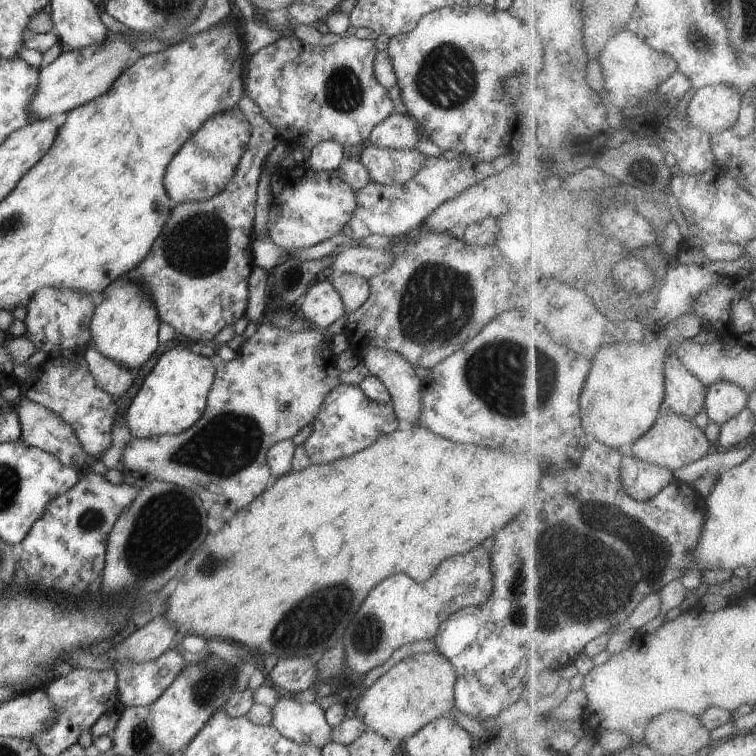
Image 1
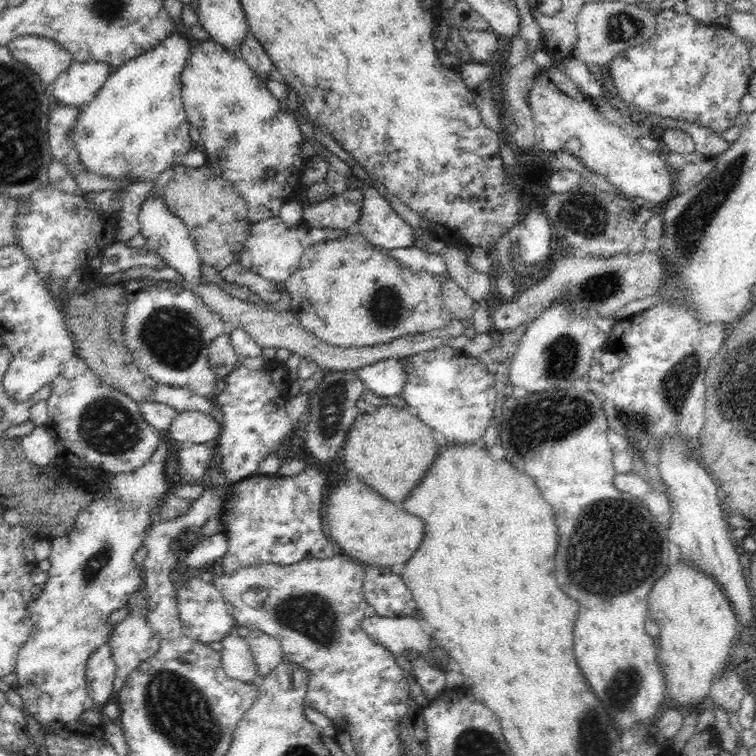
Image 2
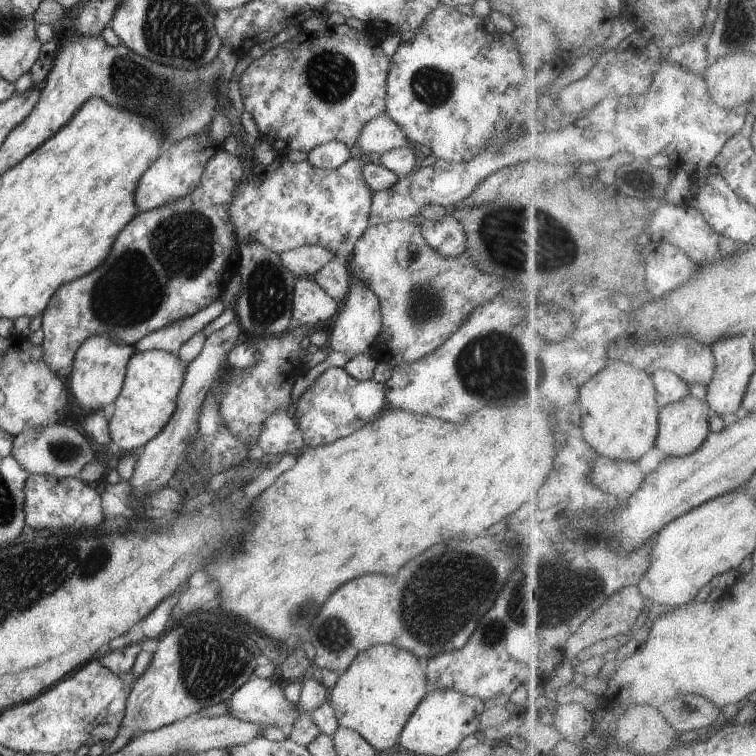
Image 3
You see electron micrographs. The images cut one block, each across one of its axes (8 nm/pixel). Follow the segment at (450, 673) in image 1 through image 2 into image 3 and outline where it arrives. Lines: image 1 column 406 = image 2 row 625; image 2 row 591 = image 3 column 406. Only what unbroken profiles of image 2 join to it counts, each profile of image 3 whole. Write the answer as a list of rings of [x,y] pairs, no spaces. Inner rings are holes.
[[[376,645],[357,654],[348,670],[340,674],[336,686],[329,689],[329,701],[339,726],[355,730],[381,753],[396,744],[428,691],[426,672],[416,654],[396,646]]]

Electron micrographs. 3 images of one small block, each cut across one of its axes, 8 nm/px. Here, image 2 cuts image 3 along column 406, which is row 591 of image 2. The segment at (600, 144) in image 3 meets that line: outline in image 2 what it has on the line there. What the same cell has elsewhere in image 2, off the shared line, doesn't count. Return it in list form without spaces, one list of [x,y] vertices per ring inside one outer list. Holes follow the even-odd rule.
[[[200,577],[187,578],[176,585],[178,618],[182,625],[182,633],[192,638],[196,643],[210,645],[224,640],[236,629],[236,622],[231,613],[231,607],[224,595],[213,582],[206,582]]]

